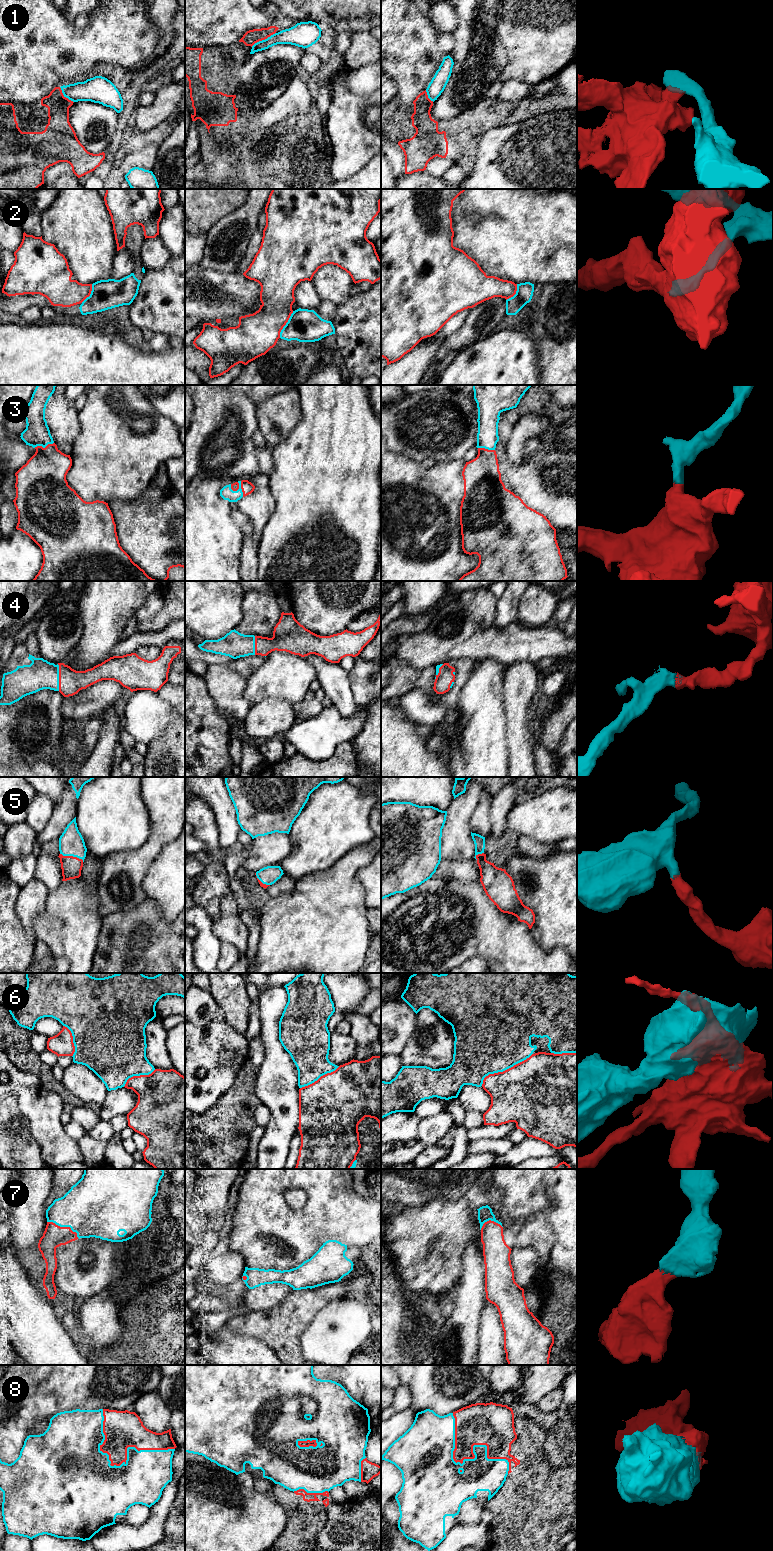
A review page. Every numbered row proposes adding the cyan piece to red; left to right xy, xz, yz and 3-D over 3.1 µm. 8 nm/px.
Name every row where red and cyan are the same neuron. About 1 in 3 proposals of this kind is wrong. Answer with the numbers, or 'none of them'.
2, 3, 4, 5, 7, 8

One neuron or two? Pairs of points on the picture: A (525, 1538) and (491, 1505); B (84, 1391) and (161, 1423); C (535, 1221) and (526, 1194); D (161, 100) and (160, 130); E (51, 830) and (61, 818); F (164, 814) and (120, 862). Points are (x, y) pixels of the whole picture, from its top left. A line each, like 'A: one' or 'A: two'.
A: one
B: two
C: two
D: two
E: one
F: one

